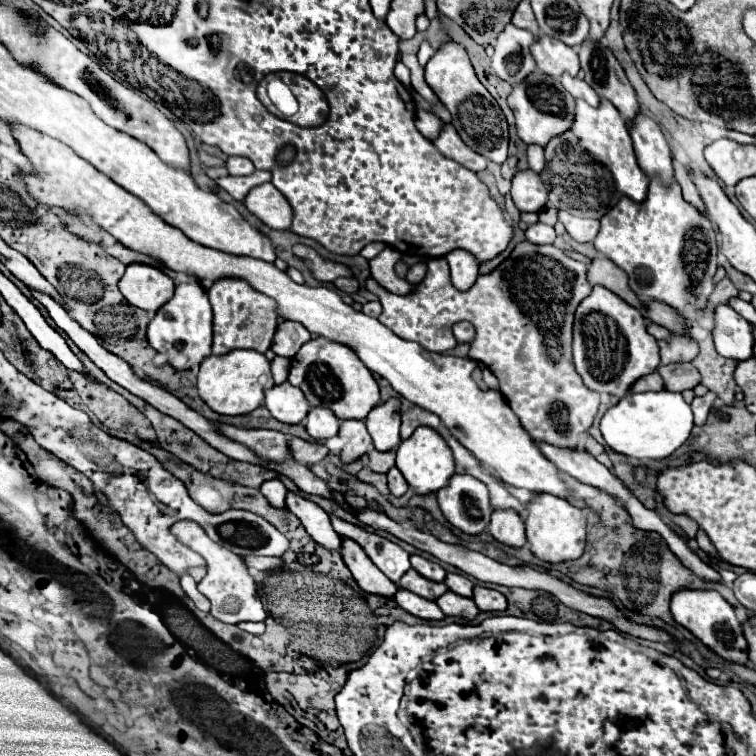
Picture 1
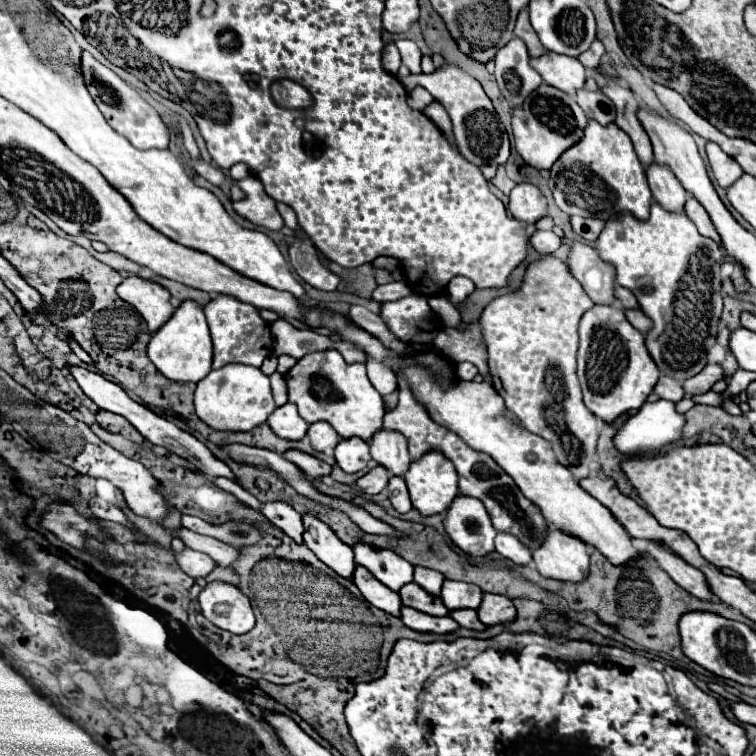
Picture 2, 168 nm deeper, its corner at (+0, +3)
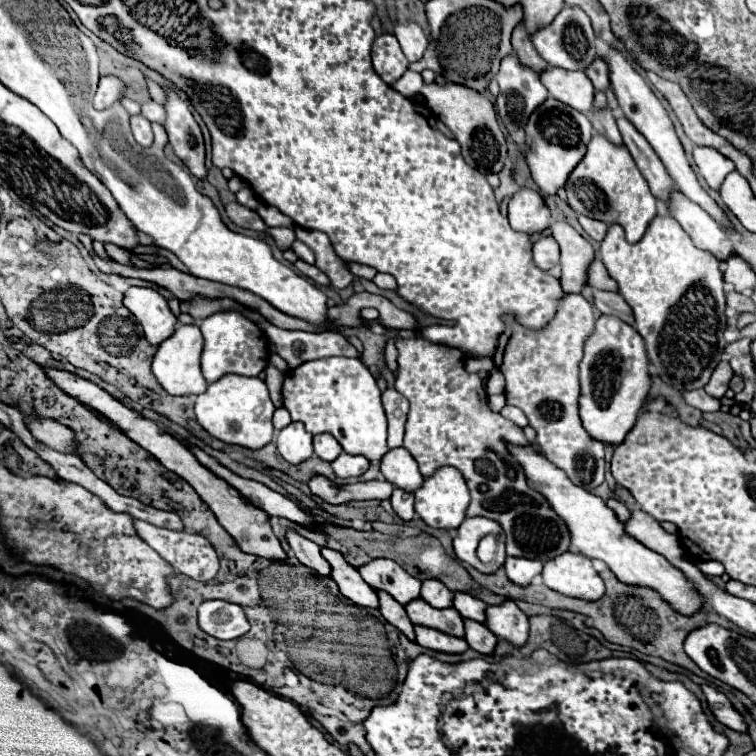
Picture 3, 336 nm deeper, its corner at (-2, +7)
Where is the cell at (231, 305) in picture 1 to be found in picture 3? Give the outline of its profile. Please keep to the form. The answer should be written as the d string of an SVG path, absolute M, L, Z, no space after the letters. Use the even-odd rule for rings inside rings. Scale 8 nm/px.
M221 311L213 313L199 323L205 345L201 355L201 369L203 377L213 383L225 373L239 373L239 375L259 375L267 367L269 345L265 333L259 329L257 323L247 319L235 311Z

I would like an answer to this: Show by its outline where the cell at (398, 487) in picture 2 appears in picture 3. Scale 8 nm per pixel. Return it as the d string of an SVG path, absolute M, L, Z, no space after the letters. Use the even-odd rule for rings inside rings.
M395 487L393 495L391 495L391 505L393 511L403 519L403 521L411 521L415 517L415 509L413 509L413 493Z

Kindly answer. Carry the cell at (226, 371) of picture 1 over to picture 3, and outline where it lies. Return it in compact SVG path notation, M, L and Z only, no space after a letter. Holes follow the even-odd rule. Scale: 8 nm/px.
M227 373L221 379L209 383L207 391L201 393L195 403L197 421L209 435L247 449L259 449L271 441L273 411L275 405L269 397L265 381L261 381L259 377L245 377L237 373Z

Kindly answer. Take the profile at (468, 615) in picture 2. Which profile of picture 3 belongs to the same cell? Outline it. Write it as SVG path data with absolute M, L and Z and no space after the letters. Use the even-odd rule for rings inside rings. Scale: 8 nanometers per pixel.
M465 619L465 639L471 649L489 655L497 643L497 637L479 621Z

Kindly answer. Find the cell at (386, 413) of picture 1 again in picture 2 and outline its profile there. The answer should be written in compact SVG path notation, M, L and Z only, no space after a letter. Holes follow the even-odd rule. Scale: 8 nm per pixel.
M381 429L369 443L373 463L385 467L391 477L403 477L411 465L407 451L407 439L395 431Z

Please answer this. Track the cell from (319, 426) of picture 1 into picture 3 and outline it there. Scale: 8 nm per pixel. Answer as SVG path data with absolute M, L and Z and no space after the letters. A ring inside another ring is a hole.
M329 433L315 435L313 449L315 449L315 455L325 461L333 461L343 451L343 447L337 443L337 439L333 439L333 435L329 435Z

